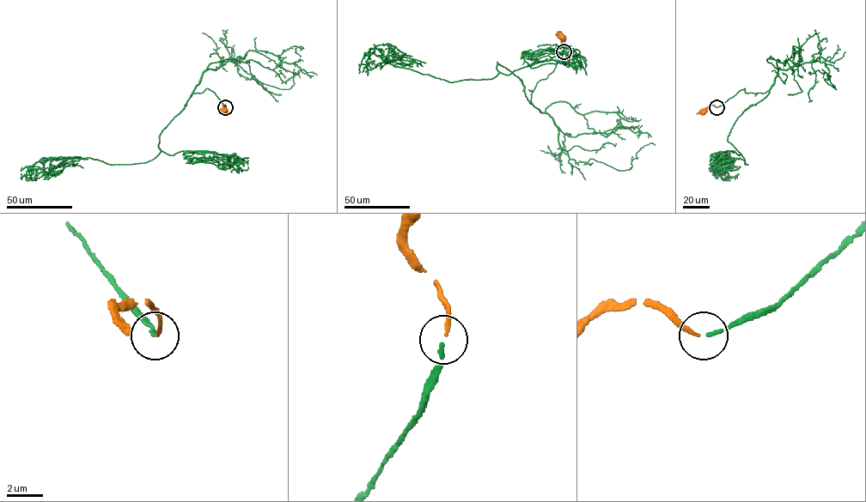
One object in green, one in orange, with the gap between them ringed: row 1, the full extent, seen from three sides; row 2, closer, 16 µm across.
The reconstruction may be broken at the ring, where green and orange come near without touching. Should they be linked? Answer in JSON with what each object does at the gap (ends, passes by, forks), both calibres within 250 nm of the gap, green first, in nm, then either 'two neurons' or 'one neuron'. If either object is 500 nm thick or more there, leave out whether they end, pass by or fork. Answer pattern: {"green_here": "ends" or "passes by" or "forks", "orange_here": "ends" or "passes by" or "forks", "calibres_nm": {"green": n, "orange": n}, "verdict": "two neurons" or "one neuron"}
{"green_here": "ends", "orange_here": "ends", "calibres_nm": {"green": 220, "orange": 180}, "verdict": "one neuron"}

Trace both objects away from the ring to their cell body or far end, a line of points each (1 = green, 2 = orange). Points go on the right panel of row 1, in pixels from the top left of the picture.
1: (716, 107), (744, 88), (768, 92), (747, 107), (728, 136), (747, 165), (727, 157), (722, 172)
2: (716, 107), (709, 105), (703, 111)

